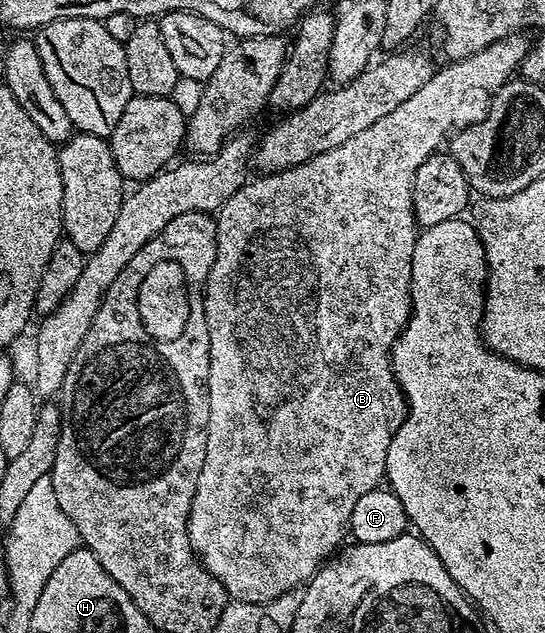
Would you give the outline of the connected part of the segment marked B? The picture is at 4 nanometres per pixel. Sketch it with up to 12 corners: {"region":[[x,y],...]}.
{"region":[[522,32],[217,213],[187,530],[228,598],[340,548],[407,417],[413,179]]}

